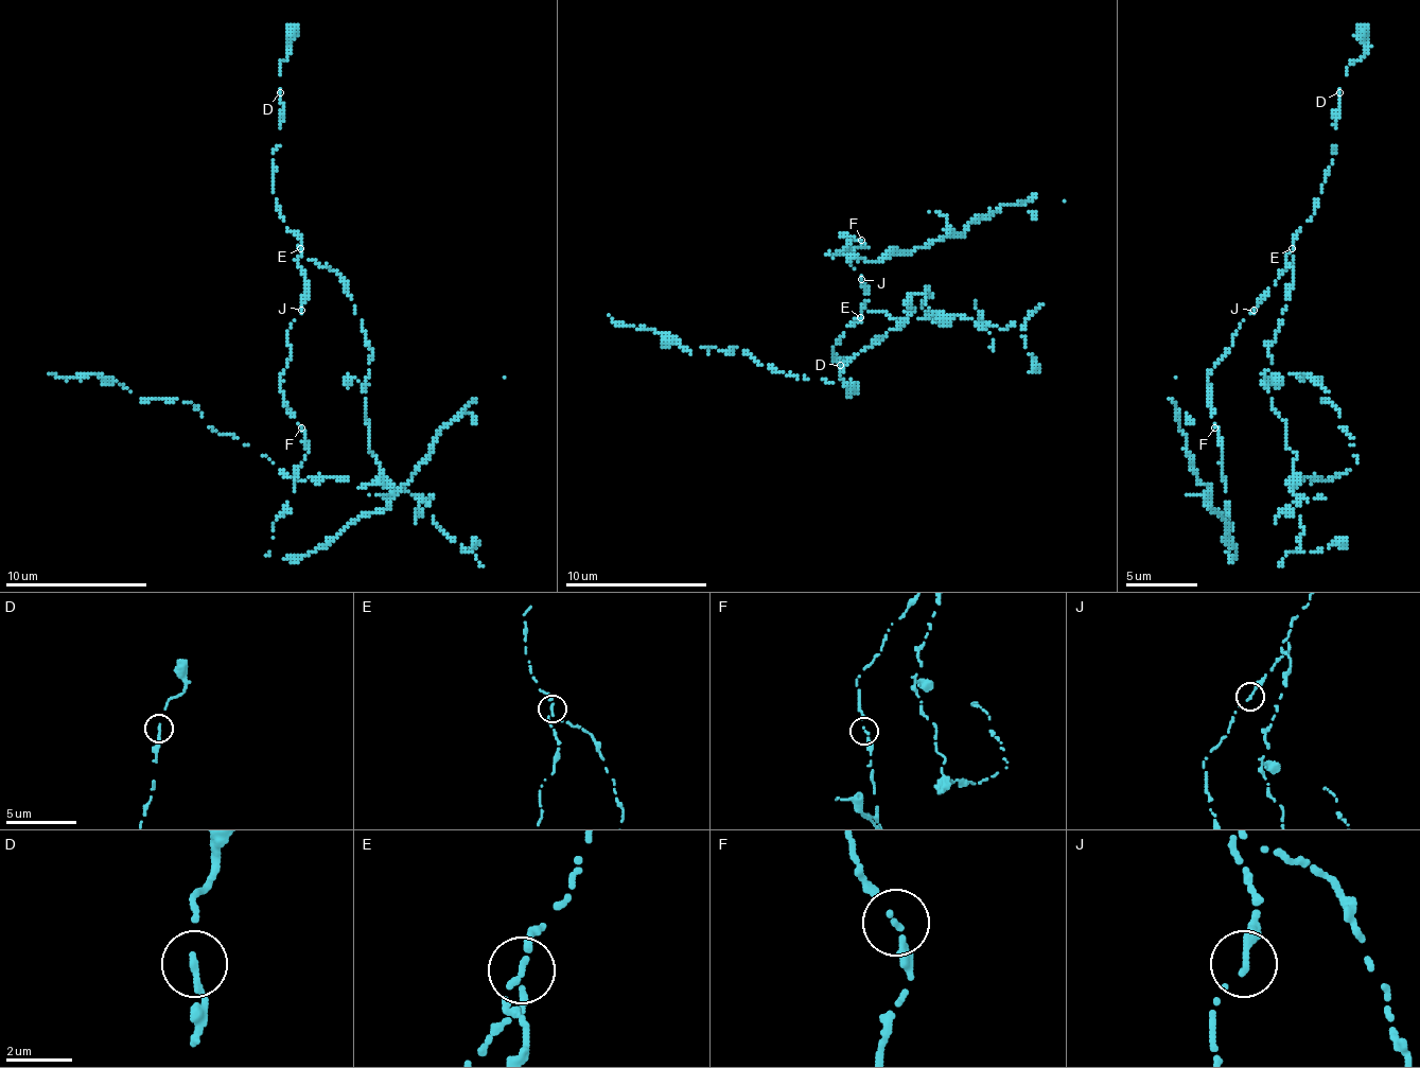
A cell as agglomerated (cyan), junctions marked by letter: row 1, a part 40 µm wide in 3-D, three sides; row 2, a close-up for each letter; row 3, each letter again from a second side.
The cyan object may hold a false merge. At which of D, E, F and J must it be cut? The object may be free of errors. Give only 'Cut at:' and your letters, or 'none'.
Cut at: E

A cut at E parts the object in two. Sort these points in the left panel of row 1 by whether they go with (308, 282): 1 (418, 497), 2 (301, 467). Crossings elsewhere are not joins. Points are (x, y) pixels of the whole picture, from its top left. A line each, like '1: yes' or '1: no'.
1: no
2: yes

